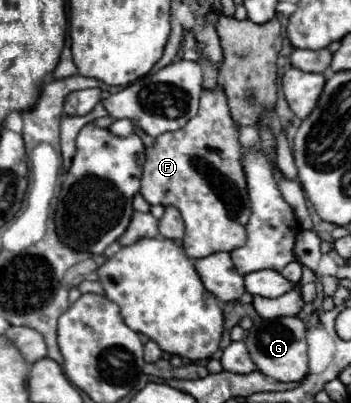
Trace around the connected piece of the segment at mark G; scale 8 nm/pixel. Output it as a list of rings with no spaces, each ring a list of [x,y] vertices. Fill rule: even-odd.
[[[281,317],[273,321],[255,321],[255,325],[249,329],[245,345],[251,353],[253,363],[257,369],[283,383],[291,381],[303,381],[307,375],[307,341],[305,341],[305,323],[299,317]]]

